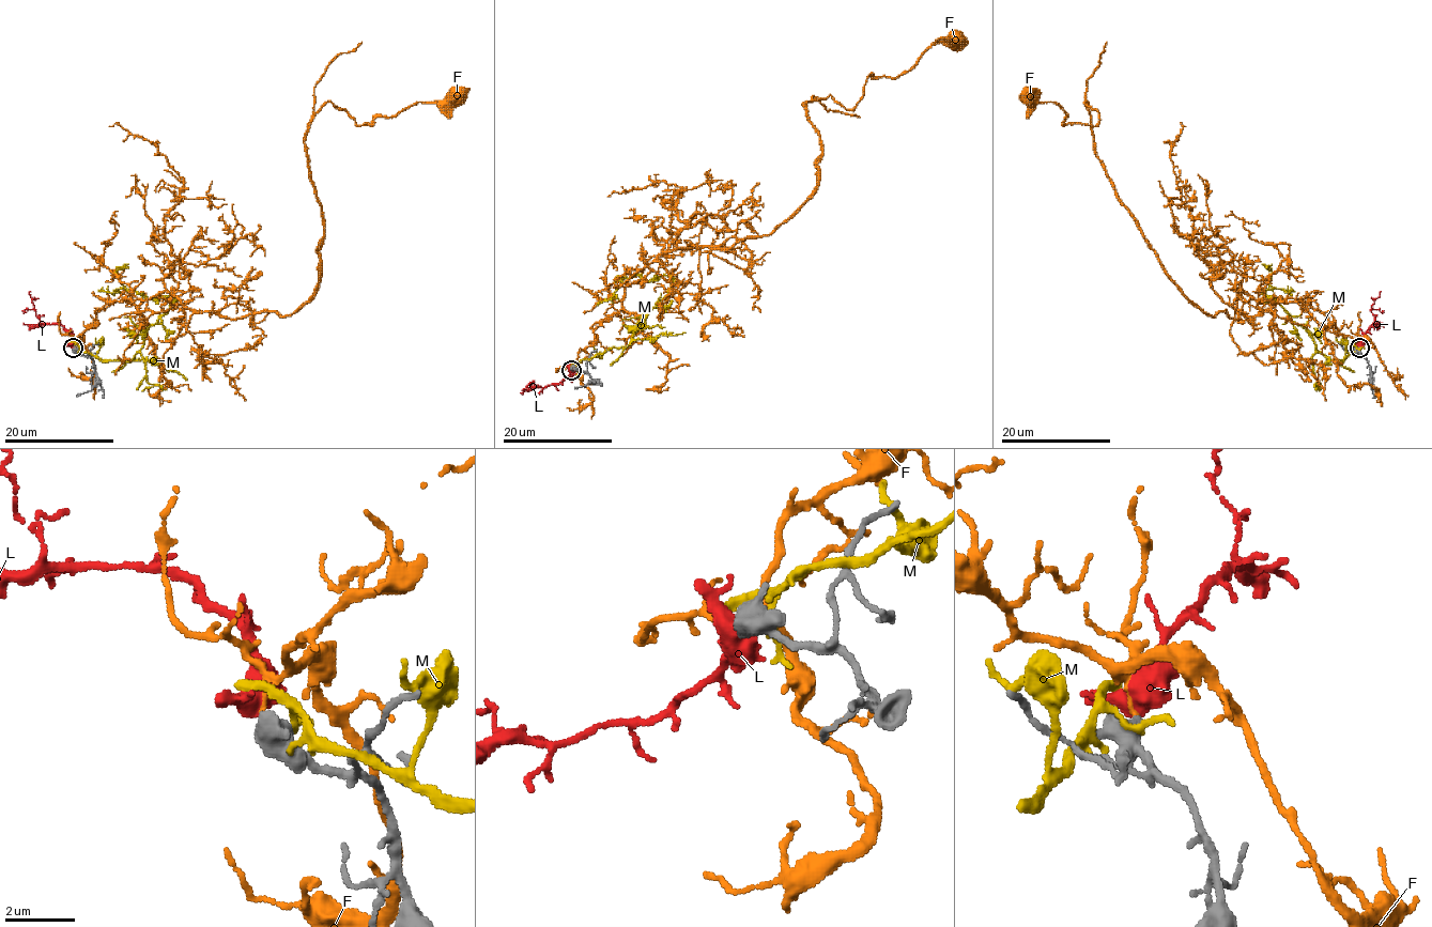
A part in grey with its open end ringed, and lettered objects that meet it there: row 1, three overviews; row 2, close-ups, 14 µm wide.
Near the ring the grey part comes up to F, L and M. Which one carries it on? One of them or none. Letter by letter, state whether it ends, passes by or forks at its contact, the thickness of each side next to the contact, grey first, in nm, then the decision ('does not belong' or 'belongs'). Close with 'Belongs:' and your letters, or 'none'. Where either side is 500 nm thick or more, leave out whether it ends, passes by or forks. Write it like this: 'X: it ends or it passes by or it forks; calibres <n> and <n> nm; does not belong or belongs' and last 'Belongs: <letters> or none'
F: calibres 500 and 110 nm; does not belong
L: calibres 500 and 500 nm; does not belong
M: calibres 600 and 140 nm; does not belong
Belongs: none

